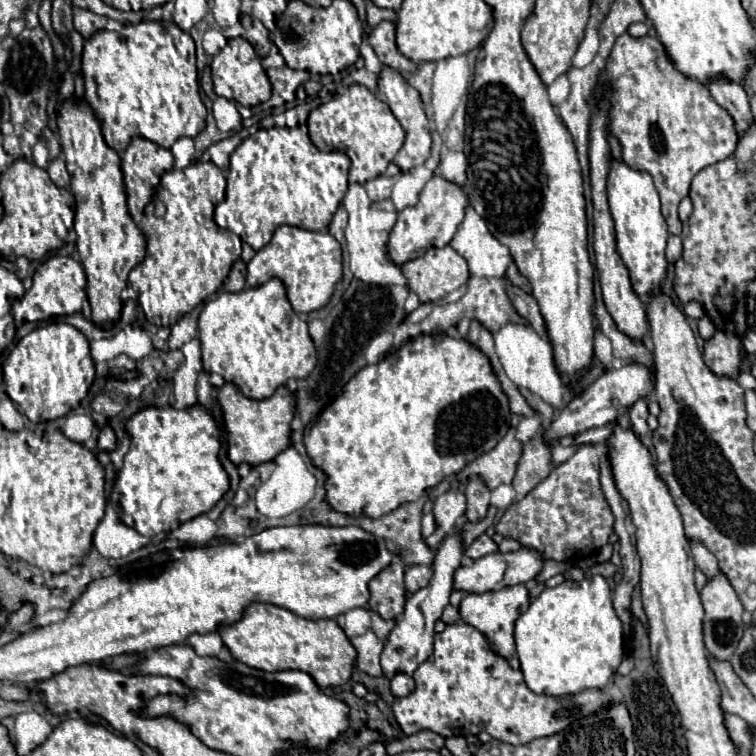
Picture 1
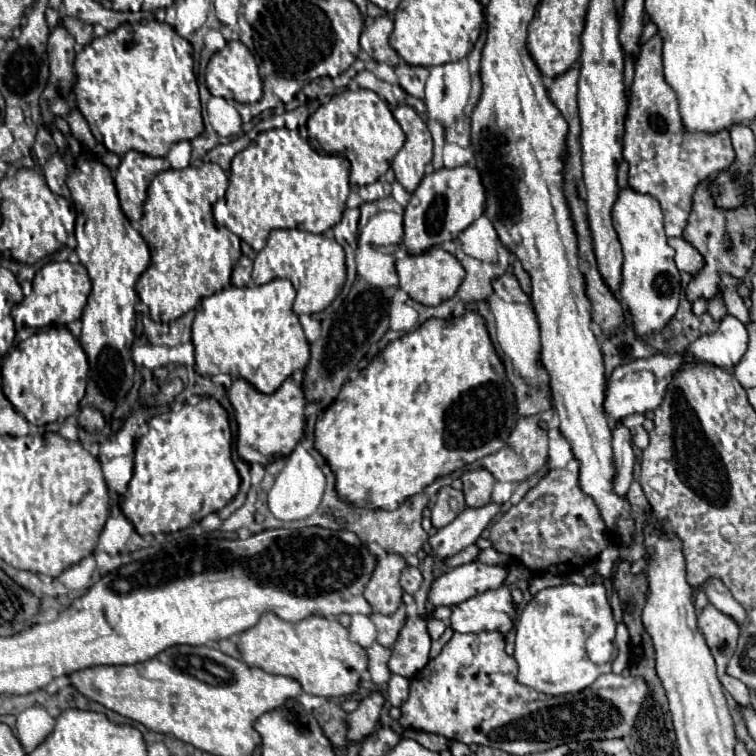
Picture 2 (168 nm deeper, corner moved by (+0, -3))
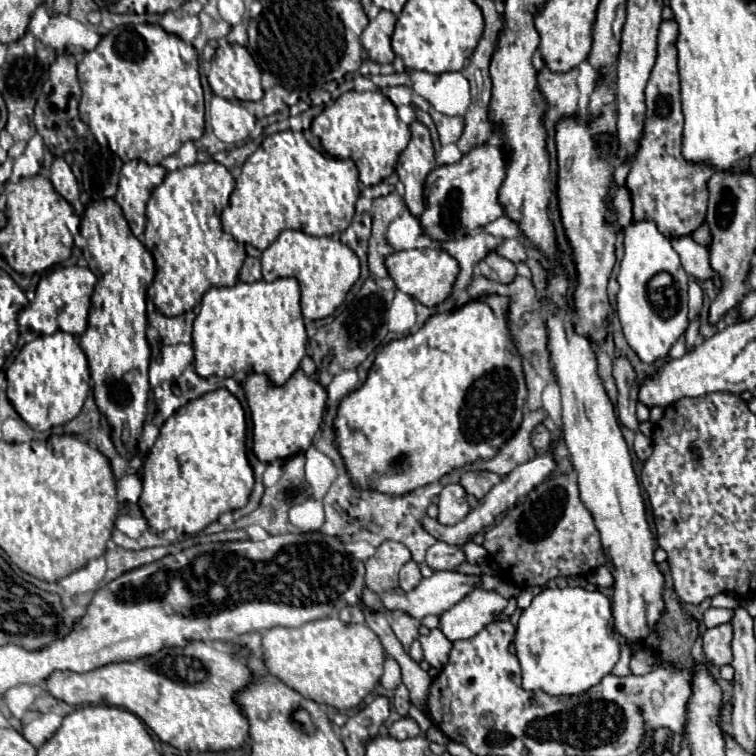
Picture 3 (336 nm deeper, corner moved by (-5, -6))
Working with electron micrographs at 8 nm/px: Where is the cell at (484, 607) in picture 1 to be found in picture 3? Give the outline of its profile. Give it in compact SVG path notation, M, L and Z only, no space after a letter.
M472 588L458 604L440 614L440 630L448 640L472 638L494 622L506 608L506 600L484 588Z

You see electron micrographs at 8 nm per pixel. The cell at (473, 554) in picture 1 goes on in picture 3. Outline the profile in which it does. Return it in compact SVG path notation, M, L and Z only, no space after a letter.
M436 542L426 552L426 564L432 570L454 570L464 560L466 560L464 552L452 544L446 544L446 542Z

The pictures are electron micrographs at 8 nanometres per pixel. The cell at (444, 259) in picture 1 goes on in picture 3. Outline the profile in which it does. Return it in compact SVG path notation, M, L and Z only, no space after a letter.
M434 248L392 252L390 256L384 258L384 264L386 264L388 274L394 280L398 290L402 290L404 294L412 296L414 300L418 300L420 304L430 306L430 308L440 304L440 302L444 302L450 296L454 280L456 280L456 274L458 274L456 260L448 252L434 250Z

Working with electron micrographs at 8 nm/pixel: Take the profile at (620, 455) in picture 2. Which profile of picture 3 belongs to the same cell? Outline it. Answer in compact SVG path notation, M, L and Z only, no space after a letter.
M616 356L612 364L612 376L618 386L618 418L630 430L638 430L636 402L638 402L638 378L636 370L626 356Z

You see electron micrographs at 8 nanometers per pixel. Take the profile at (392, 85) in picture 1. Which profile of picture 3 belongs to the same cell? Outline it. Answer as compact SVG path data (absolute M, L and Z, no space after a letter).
M422 122L410 124L412 140L404 148L398 158L398 176L406 186L404 202L412 216L420 216L424 212L424 182L430 170L436 166L434 148L430 140L430 132Z

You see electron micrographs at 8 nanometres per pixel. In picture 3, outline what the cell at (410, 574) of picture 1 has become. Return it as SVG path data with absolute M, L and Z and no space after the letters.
M414 560L406 562L400 570L400 588L402 590L414 590L422 580L422 574L418 570L418 564Z

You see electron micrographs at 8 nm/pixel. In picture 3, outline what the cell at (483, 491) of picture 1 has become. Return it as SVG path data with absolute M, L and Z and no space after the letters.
M464 472L460 478L460 484L464 486L464 490L472 496L476 496L478 500L484 498L484 494L488 494L488 490L500 482L500 476L494 472Z

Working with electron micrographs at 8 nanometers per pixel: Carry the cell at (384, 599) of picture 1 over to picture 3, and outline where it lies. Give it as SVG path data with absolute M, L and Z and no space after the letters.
M386 540L376 548L376 554L364 564L366 586L376 594L398 588L398 570L410 560L410 550L400 544Z

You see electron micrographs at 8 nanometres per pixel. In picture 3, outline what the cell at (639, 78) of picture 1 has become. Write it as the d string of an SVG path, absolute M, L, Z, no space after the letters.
M664 20L658 32L658 58L646 86L646 126L640 140L640 148L630 164L630 172L626 178L626 188L630 190L634 204L632 222L652 220L668 240L688 236L704 222L708 206L706 184L708 178L714 174L712 168L694 162L690 164L680 154L682 110L676 64L676 38L678 24L674 20Z

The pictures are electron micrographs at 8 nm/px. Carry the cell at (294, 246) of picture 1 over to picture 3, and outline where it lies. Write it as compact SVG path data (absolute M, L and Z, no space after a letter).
M284 230L260 259L262 278L272 282L280 276L294 276L302 292L302 314L308 320L320 320L330 316L346 298L352 284L360 278L360 264L356 254L348 250L340 240L340 234L316 238L298 230Z

